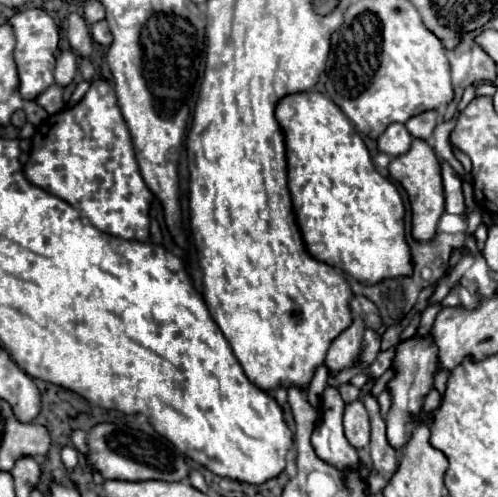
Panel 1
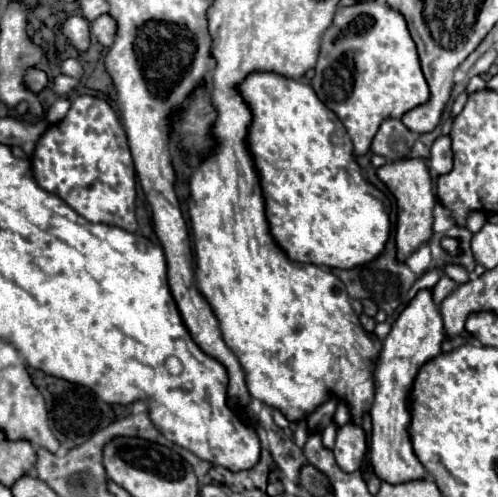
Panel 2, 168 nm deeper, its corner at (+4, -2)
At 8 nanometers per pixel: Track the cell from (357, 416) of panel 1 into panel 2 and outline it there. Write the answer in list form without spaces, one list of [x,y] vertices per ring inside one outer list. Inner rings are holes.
[[[348,421],[346,425],[342,425],[338,429],[336,445],[334,445],[332,451],[334,451],[336,463],[344,471],[360,469],[360,463],[362,463],[364,451],[366,451],[366,433],[364,433],[364,429],[354,421]]]

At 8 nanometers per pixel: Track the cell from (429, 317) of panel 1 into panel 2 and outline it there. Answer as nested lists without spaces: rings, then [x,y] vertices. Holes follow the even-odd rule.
[[[442,277],[442,279],[438,281],[438,285],[432,289],[432,299],[434,299],[434,303],[440,305],[454,289],[456,289],[456,283],[454,283],[452,279],[448,279],[448,277]]]

